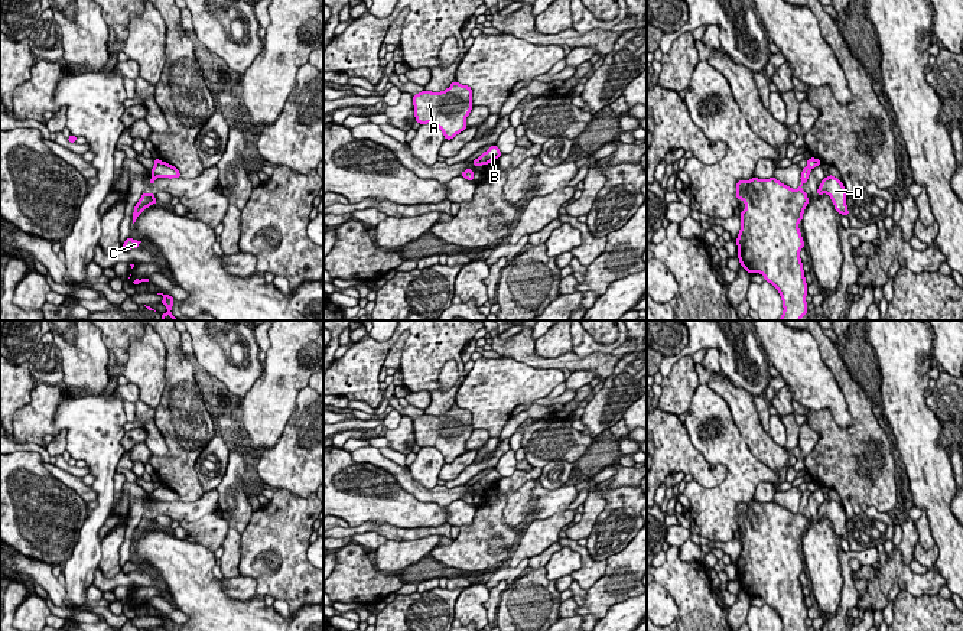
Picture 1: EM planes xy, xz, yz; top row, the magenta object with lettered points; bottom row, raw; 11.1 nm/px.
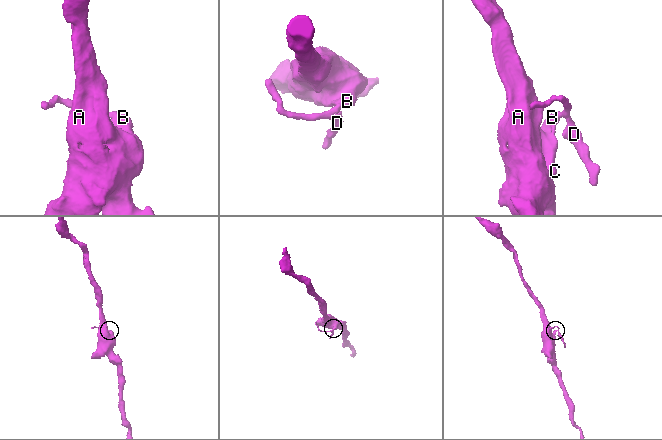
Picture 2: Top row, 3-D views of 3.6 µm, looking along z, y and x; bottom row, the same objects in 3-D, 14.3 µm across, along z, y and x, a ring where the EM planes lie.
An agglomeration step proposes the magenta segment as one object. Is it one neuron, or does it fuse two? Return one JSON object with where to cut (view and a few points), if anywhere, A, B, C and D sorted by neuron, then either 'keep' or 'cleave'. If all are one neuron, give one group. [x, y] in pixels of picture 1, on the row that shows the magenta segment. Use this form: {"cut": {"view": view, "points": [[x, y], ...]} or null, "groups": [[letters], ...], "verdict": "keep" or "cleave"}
{"cut": {"view": "xy", "points": [[160, 162], [155, 166]]}, "groups": [["A", "B", "C"], ["D"]], "verdict": "cleave"}

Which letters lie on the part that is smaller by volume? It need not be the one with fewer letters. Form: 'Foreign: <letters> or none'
Foreign: D

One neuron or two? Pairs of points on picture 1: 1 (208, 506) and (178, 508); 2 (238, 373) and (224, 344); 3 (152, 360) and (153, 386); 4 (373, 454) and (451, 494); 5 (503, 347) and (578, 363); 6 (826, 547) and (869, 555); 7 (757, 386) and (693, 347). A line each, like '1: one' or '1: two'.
1: one
2: one
3: one
4: one
5: one
6: two
7: one

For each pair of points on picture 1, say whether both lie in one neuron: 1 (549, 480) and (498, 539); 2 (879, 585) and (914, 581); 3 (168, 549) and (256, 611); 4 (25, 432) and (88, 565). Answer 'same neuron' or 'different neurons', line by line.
1: different neurons
2: same neuron
3: same neuron
4: different neurons

